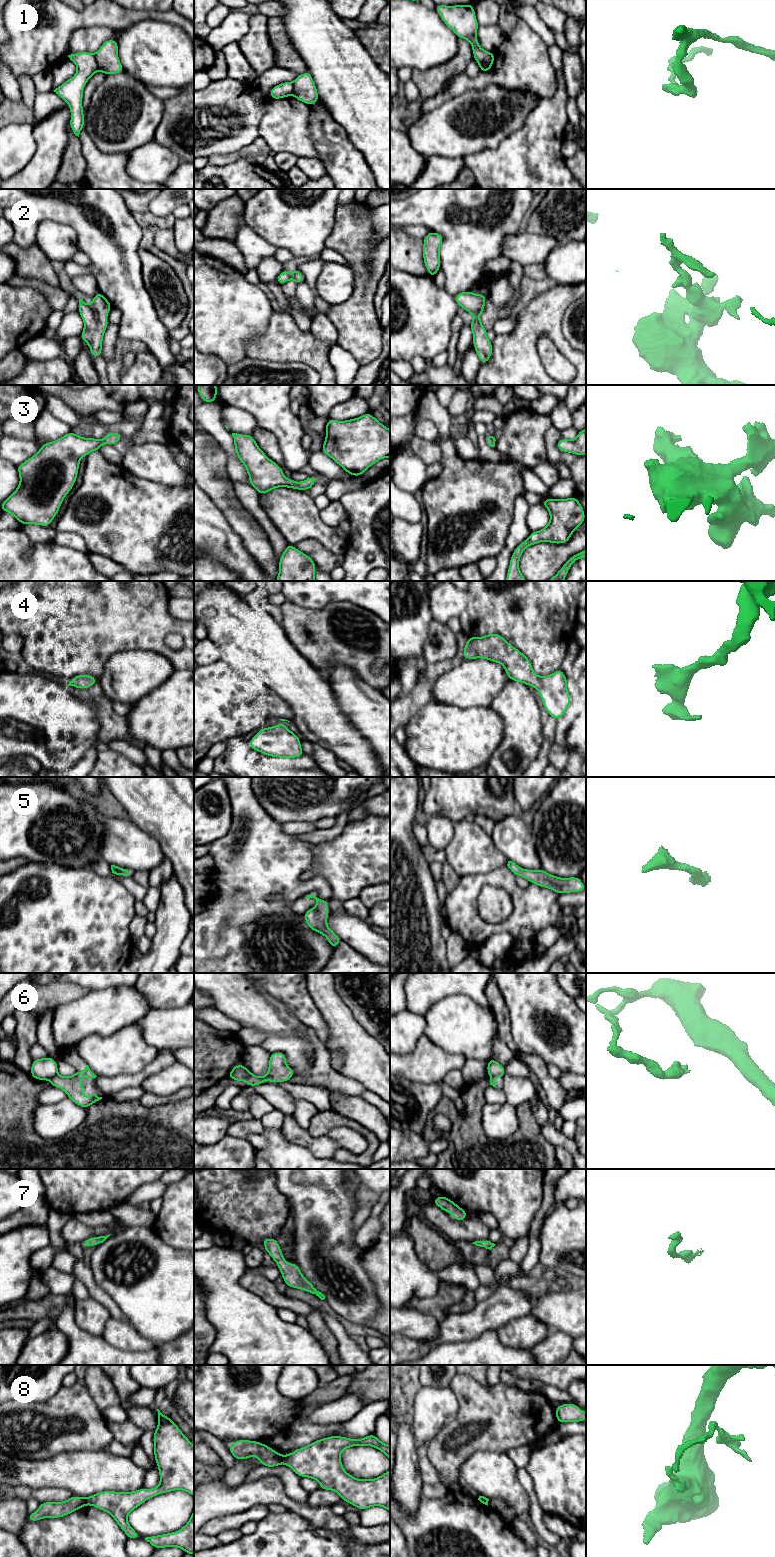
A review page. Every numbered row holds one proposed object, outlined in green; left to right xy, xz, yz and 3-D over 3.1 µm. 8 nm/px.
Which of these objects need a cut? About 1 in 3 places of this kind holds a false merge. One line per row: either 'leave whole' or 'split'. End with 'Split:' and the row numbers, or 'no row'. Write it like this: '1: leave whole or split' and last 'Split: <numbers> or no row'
1: split
2: leave whole
3: leave whole
4: leave whole
5: leave whole
6: split
7: leave whole
8: split
Split: 1, 6, 8

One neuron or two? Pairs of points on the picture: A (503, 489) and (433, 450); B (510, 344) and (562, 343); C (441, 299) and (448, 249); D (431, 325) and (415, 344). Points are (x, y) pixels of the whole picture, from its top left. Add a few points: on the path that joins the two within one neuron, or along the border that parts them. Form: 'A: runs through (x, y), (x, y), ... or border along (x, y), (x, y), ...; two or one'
A: border along (438, 443), (440, 461); two
B: runs through (523, 337), (531, 329), (549, 330); one
C: border along (444, 288), (453, 296); two
D: runs through (426, 330), (417, 339); one

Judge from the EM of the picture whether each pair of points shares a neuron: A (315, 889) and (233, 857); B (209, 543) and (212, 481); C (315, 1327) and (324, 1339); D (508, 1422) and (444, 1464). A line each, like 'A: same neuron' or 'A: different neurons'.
A: same neuron
B: different neurons
C: same neuron
D: same neuron

